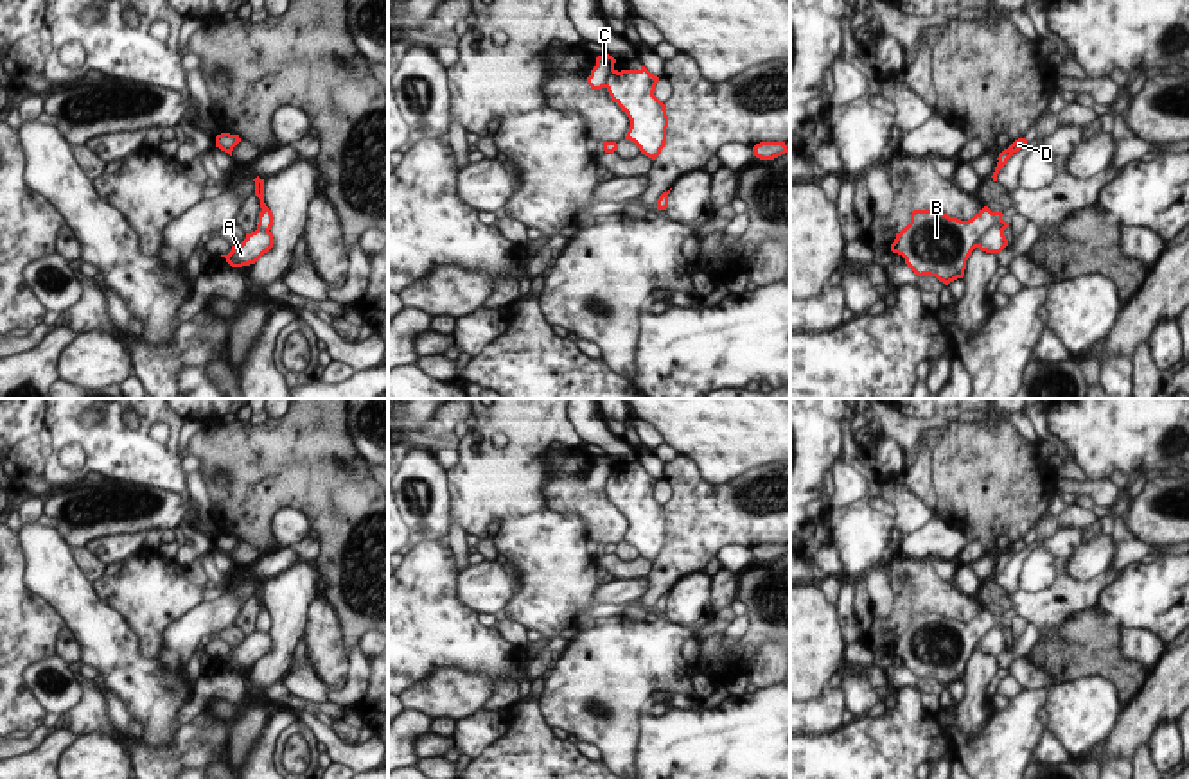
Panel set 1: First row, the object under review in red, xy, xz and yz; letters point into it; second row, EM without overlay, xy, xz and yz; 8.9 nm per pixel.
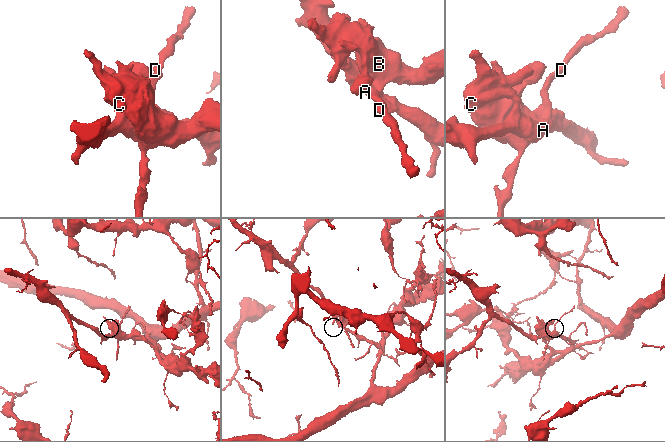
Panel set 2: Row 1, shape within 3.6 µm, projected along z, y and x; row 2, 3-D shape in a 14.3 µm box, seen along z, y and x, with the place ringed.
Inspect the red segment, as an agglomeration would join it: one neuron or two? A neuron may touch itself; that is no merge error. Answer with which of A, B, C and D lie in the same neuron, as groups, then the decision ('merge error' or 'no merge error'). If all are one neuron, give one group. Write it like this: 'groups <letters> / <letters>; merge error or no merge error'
groups A C D / B; merge error

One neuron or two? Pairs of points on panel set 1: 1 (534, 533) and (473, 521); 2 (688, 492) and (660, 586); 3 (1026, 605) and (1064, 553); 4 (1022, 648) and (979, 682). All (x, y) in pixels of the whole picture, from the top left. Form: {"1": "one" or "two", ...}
{"1": "one", "2": "one", "3": "one", "4": "one"}

